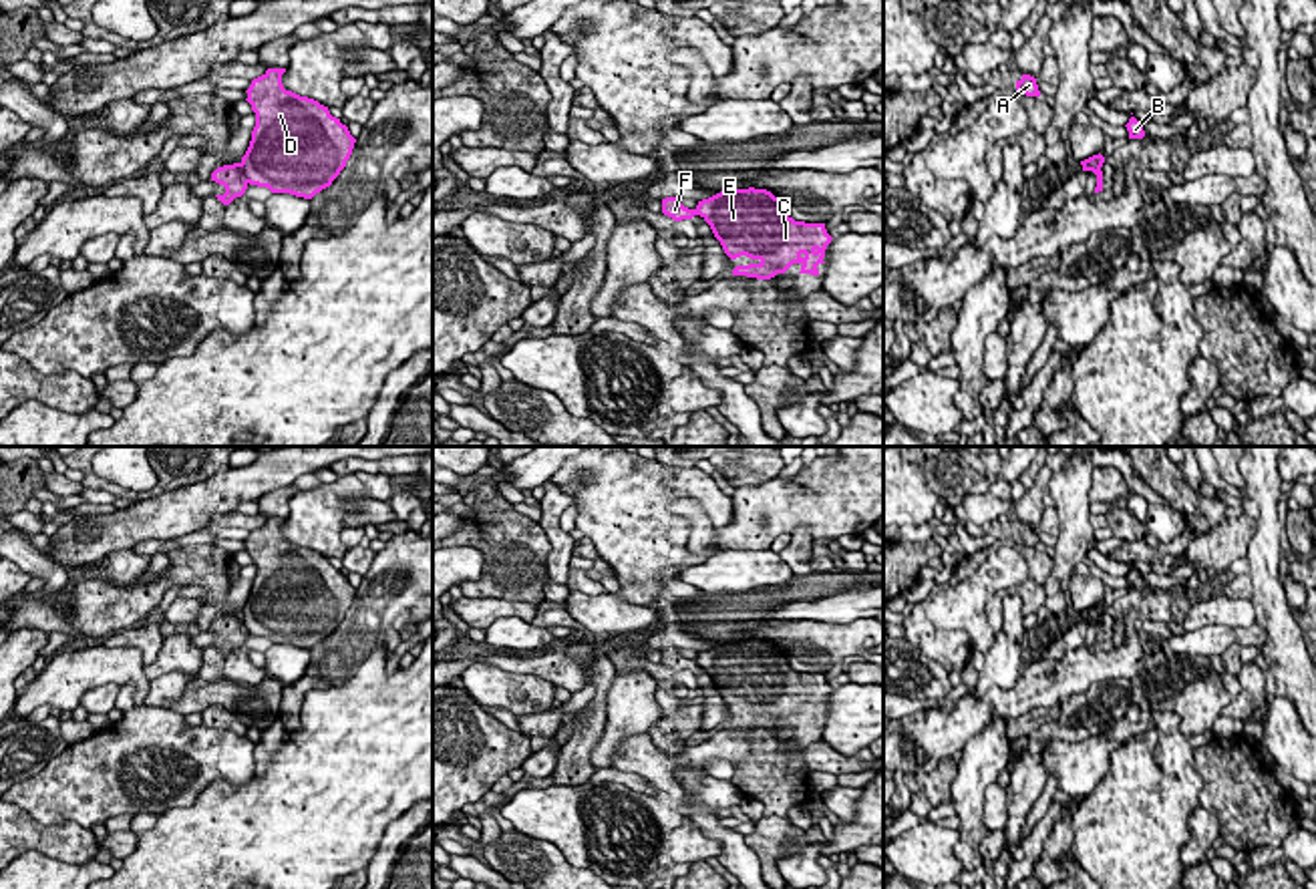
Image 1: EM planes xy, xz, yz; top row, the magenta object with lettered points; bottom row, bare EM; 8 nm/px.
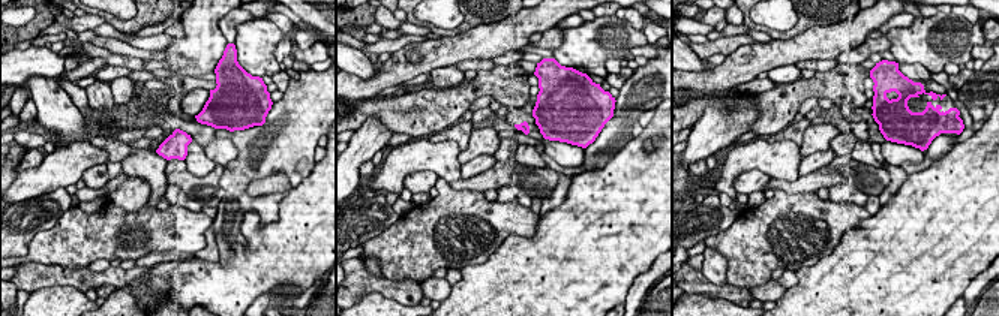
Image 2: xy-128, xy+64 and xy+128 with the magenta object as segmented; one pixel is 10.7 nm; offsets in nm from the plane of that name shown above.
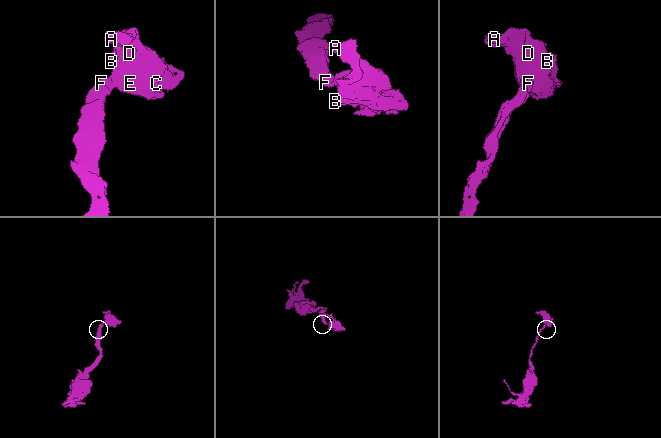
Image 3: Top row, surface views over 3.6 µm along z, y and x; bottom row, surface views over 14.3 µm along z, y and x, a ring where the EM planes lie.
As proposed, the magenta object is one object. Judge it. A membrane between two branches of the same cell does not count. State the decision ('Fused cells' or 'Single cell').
Fused cells

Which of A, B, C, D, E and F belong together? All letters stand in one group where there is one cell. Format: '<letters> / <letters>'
A B C D E / F

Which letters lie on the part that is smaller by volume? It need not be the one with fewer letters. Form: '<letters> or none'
A, B, C, D, E

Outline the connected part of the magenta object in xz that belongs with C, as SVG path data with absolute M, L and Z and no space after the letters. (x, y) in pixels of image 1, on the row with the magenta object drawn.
M728 189L708 199L698 201L696 215L700 215L720 241L724 253L730 259L741 255L751 257L749 265L736 265L732 276L747 276L757 280L771 280L777 274L785 274L793 263L801 265L799 274L819 276L817 265L825 263L825 249L831 243L831 235L825 223L795 221L789 215L787 197L775 197L767 189Z

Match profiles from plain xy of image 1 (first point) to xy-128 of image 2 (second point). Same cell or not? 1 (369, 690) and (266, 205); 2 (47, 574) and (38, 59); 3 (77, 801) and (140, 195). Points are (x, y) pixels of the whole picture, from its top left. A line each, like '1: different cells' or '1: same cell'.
1: different cells
2: different cells
3: different cells

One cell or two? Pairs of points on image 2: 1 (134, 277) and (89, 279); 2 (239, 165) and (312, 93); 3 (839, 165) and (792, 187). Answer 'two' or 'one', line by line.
1: one
2: one
3: one

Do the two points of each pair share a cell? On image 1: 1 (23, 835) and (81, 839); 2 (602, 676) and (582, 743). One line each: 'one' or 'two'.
1: one
2: one

